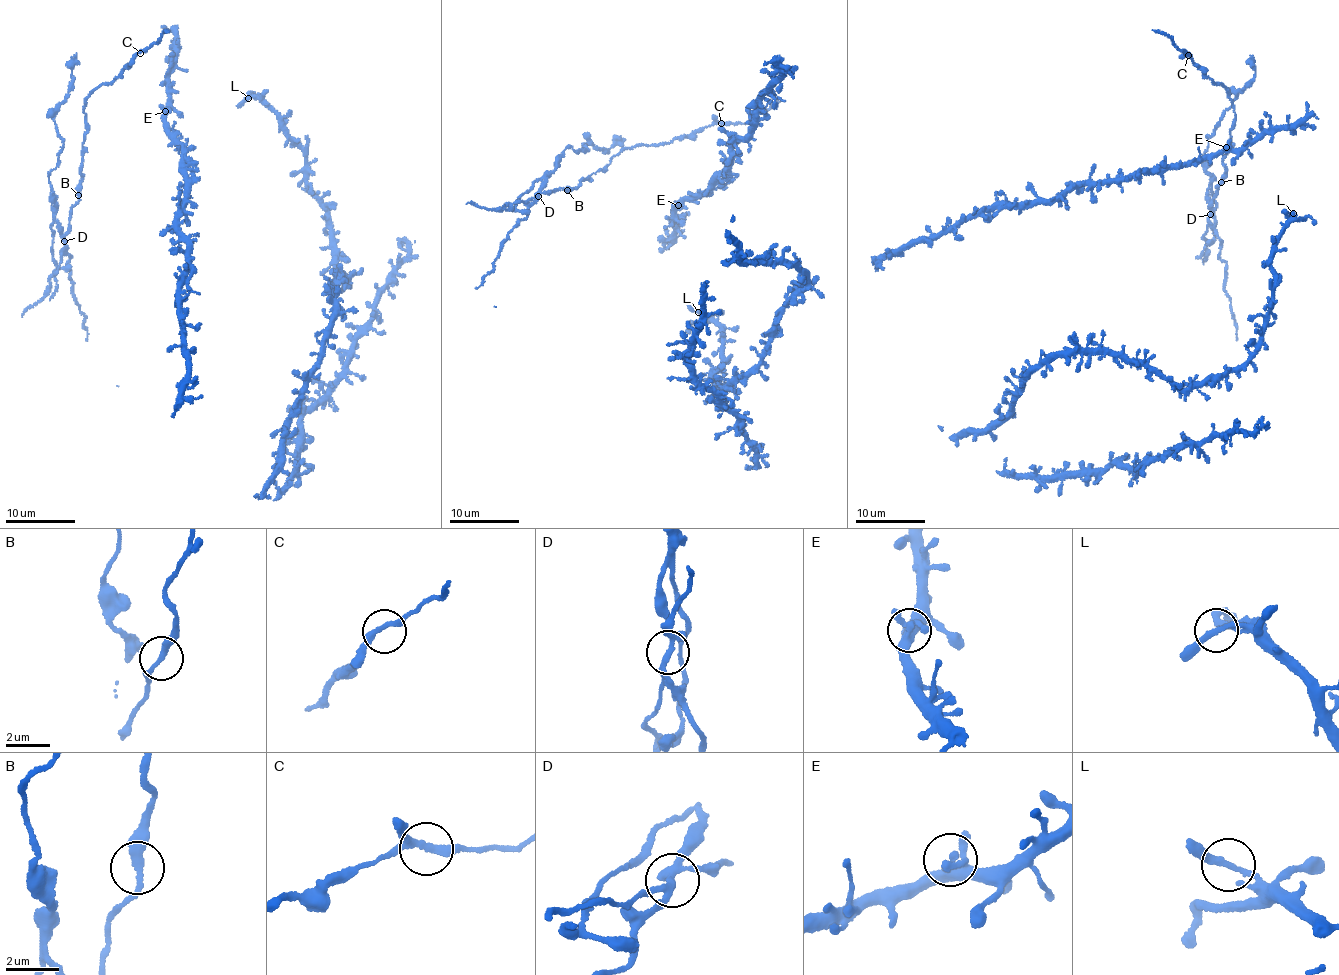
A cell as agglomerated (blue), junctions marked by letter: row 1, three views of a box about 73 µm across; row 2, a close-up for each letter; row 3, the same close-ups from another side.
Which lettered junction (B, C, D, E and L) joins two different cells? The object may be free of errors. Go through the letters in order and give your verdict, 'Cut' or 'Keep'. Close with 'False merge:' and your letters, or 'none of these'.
B: Keep
C: Keep
D: Cut
E: Keep
L: Keep
False merge: D

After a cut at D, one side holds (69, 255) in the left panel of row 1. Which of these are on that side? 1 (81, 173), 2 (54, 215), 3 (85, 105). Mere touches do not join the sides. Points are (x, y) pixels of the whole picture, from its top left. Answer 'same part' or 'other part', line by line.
1: other part
2: same part
3: other part

